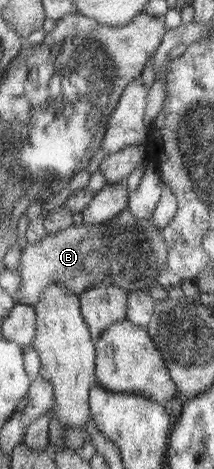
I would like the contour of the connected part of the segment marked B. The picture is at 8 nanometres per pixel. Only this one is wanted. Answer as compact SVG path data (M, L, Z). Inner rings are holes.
M126 209L114 220L102 224L74 225L30 243L23 250L20 268L16 270L20 277L16 298L21 303L35 306L45 289L54 282L68 286L78 295L101 281L112 282L112 285L119 285L128 291L148 291L157 284L168 259L169 248L160 225L153 220L139 222L136 215Z

